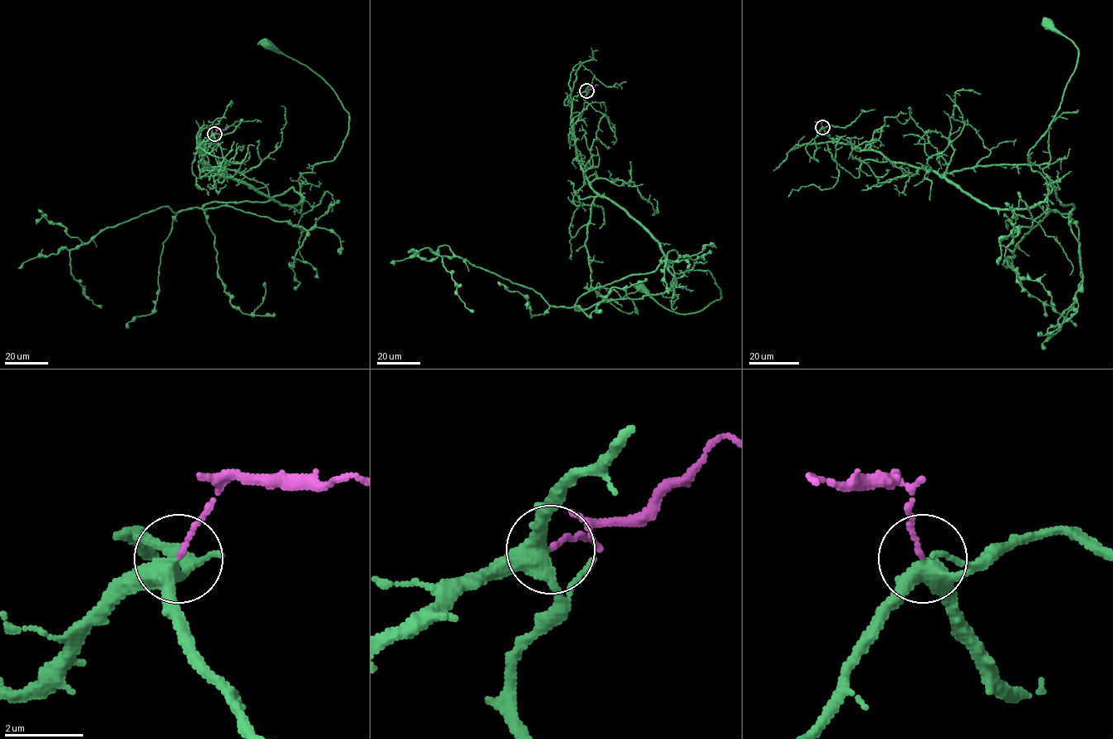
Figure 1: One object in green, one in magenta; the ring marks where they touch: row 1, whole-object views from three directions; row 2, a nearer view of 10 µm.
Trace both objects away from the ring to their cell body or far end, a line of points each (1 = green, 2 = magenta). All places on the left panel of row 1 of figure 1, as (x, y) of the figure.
1: (214, 134), (205, 165), (280, 204), (339, 152), (334, 90), (267, 44)
2: (214, 134), (218, 129), (226, 129)

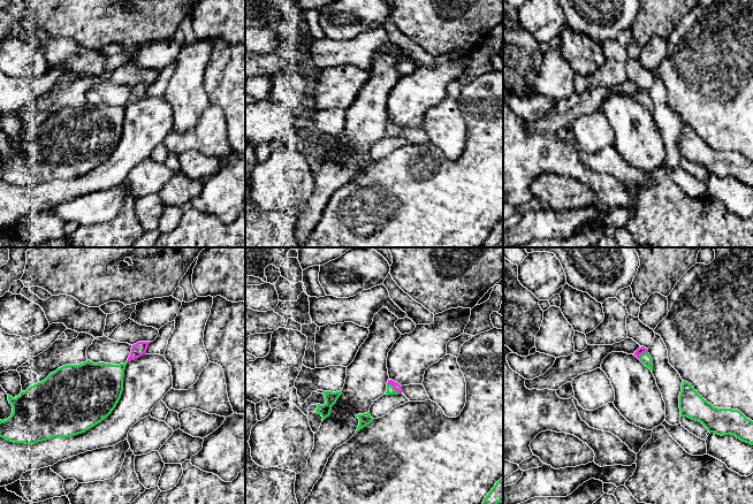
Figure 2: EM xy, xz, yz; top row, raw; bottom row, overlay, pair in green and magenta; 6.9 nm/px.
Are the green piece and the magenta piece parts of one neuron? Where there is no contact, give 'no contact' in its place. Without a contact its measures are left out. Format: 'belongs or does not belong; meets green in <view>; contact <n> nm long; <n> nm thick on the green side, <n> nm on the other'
belongs; meets green in xz; contact 120 nm long; 60 nm thick on the green side, 50 nm on the other

